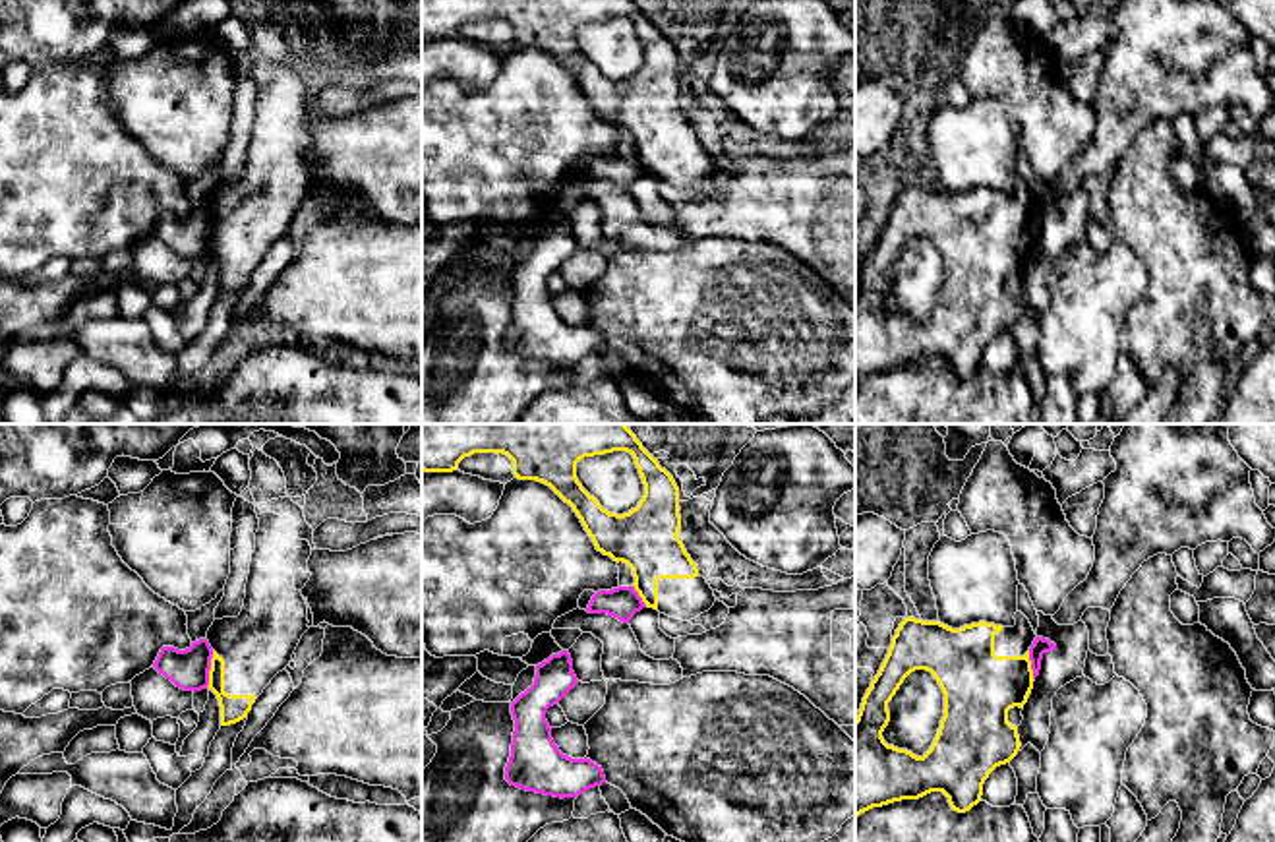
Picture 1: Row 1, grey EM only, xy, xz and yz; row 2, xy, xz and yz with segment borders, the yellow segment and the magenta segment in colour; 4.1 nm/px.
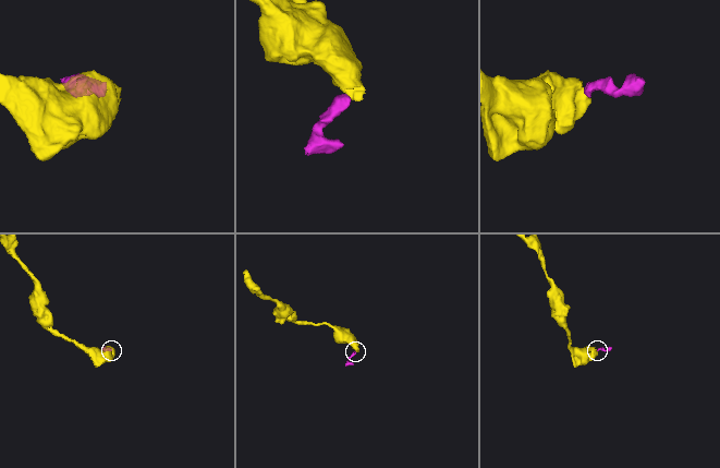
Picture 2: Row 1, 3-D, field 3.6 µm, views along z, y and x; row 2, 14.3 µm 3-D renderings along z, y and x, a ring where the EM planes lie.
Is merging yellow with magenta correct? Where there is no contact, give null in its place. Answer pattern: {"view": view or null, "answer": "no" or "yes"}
{"view": "xy", "answer": "no"}

